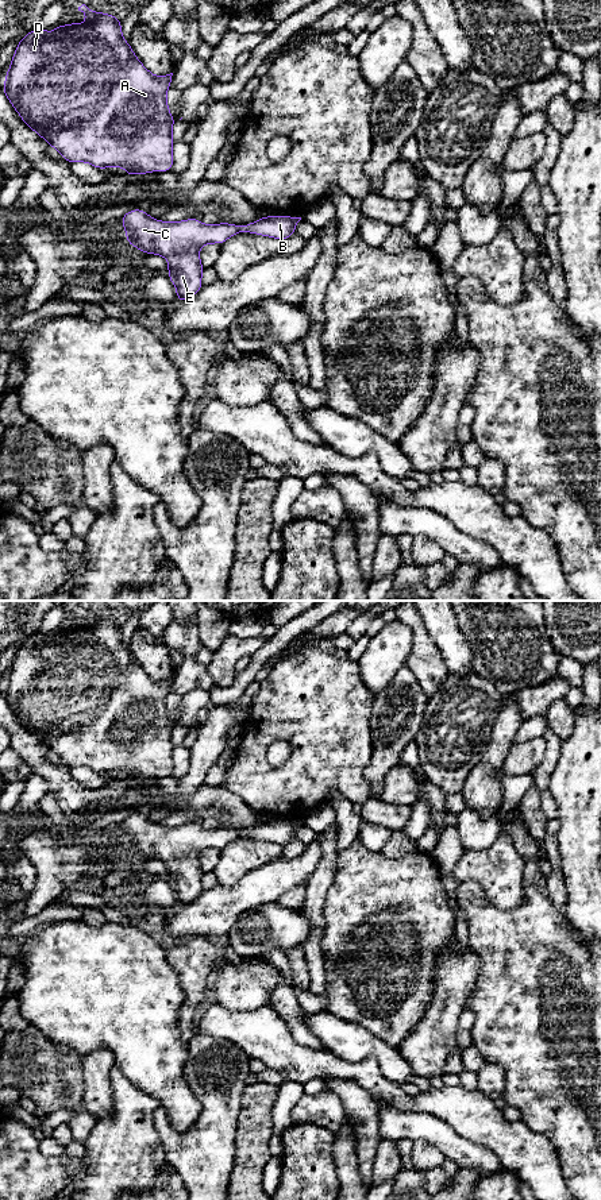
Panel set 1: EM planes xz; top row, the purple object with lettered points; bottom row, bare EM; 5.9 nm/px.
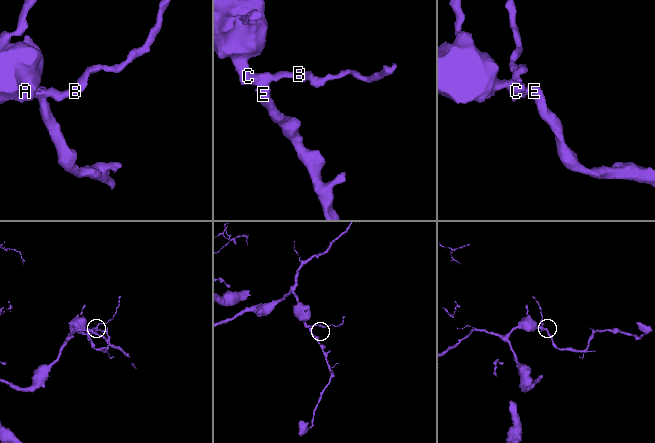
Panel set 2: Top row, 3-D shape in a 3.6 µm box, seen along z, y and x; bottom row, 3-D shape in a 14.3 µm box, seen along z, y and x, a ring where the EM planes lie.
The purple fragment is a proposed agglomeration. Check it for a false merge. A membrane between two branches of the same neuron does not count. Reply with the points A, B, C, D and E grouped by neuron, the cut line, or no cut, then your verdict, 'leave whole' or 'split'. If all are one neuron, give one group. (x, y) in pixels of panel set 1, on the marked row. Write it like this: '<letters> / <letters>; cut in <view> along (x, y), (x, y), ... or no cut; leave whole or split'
A B C D E; no cut; leave whole

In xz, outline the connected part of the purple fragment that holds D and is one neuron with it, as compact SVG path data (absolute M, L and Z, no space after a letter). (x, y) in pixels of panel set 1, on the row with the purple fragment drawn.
M78 7L88 22L68 23L51 28L30 31L16 46L3 92L23 121L59 151L68 163L88 162L97 169L127 167L123 175L150 171L172 171L172 127L177 121L170 116L166 92L172 76L153 76L135 57L131 46L122 36L122 22L113 15Z

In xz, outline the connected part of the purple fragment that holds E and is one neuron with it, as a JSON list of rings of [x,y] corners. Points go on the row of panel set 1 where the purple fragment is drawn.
[[[142,209],[127,212],[120,221],[127,232],[126,243],[132,244],[147,255],[158,254],[169,261],[166,273],[177,289],[177,301],[194,297],[203,288],[203,265],[199,250],[207,243],[221,244],[239,232],[258,234],[262,236],[286,240],[294,234],[301,217],[267,216],[247,224],[236,225],[220,223],[205,225],[197,219],[165,223],[151,219]]]

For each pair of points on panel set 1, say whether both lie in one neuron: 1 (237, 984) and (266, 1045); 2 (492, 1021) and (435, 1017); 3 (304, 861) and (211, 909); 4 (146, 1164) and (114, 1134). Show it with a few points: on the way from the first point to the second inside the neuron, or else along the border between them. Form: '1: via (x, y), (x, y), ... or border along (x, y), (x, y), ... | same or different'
1: border along (218, 1002), (228, 1008), (259, 1008), (269, 1006) | different
2: border along (477, 977), (465, 1007) | different
3: via (281, 875), (234, 902) | same
4: via (138, 1157), (122, 1142) | same

